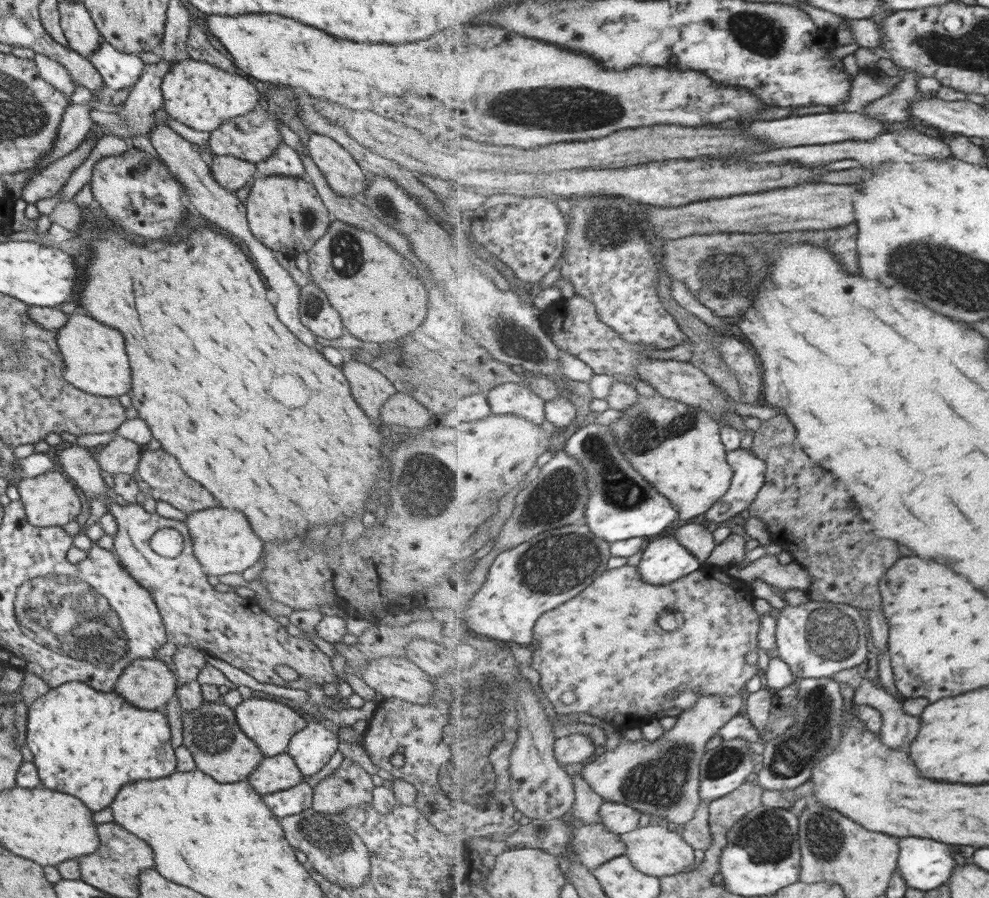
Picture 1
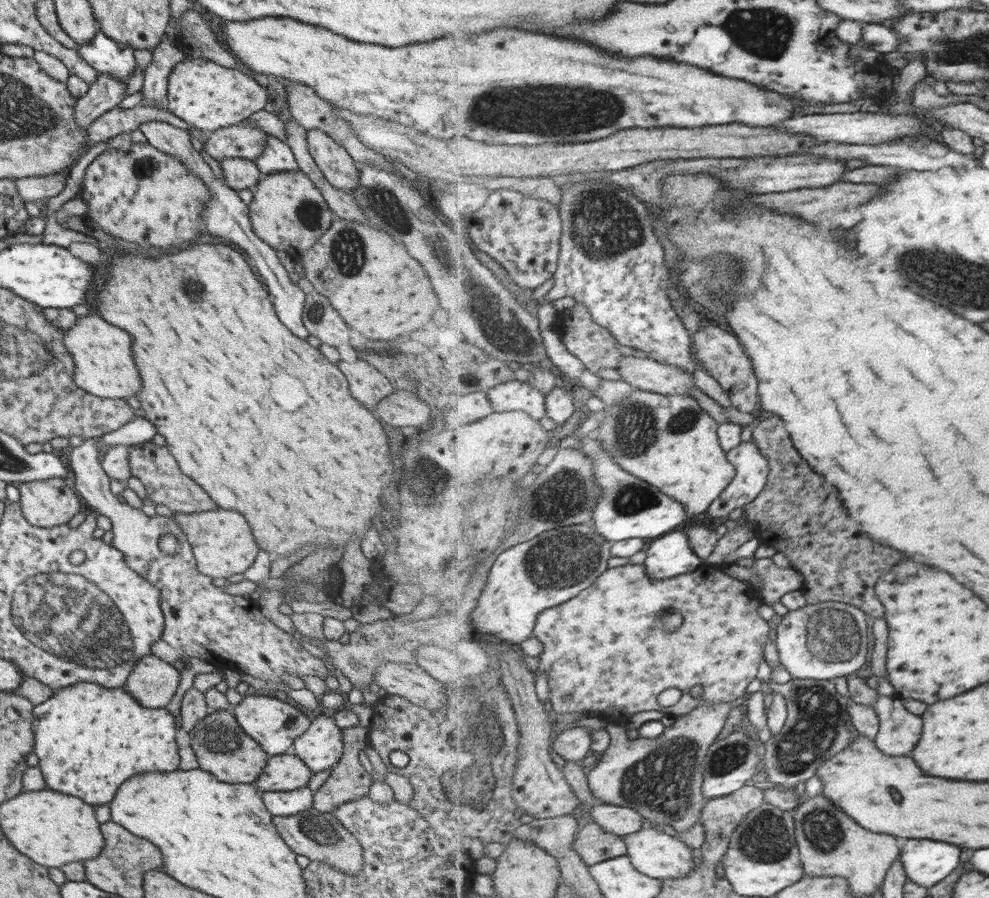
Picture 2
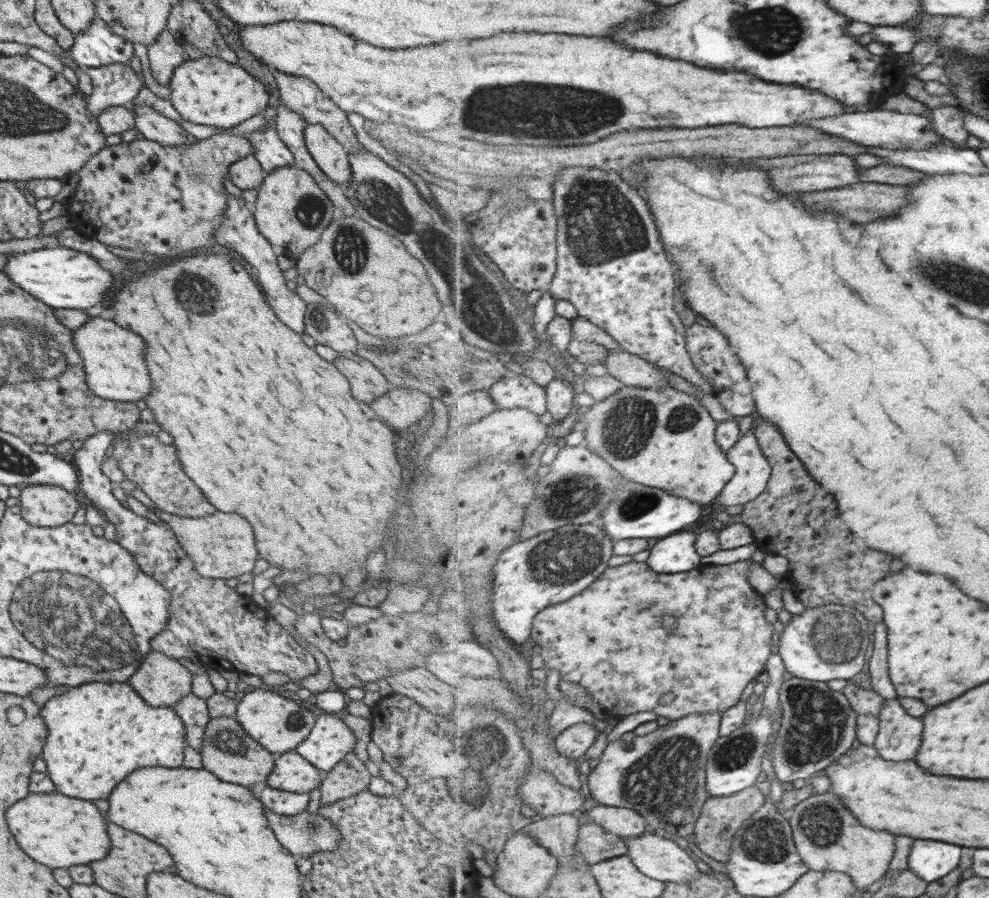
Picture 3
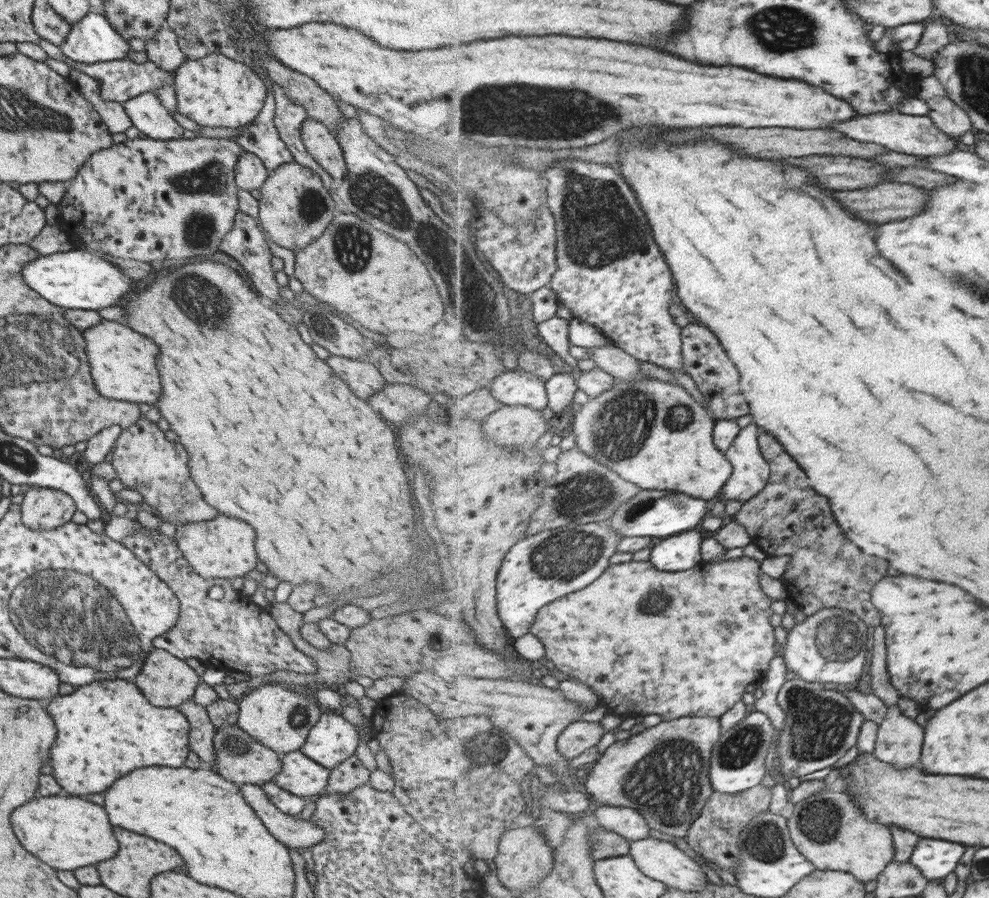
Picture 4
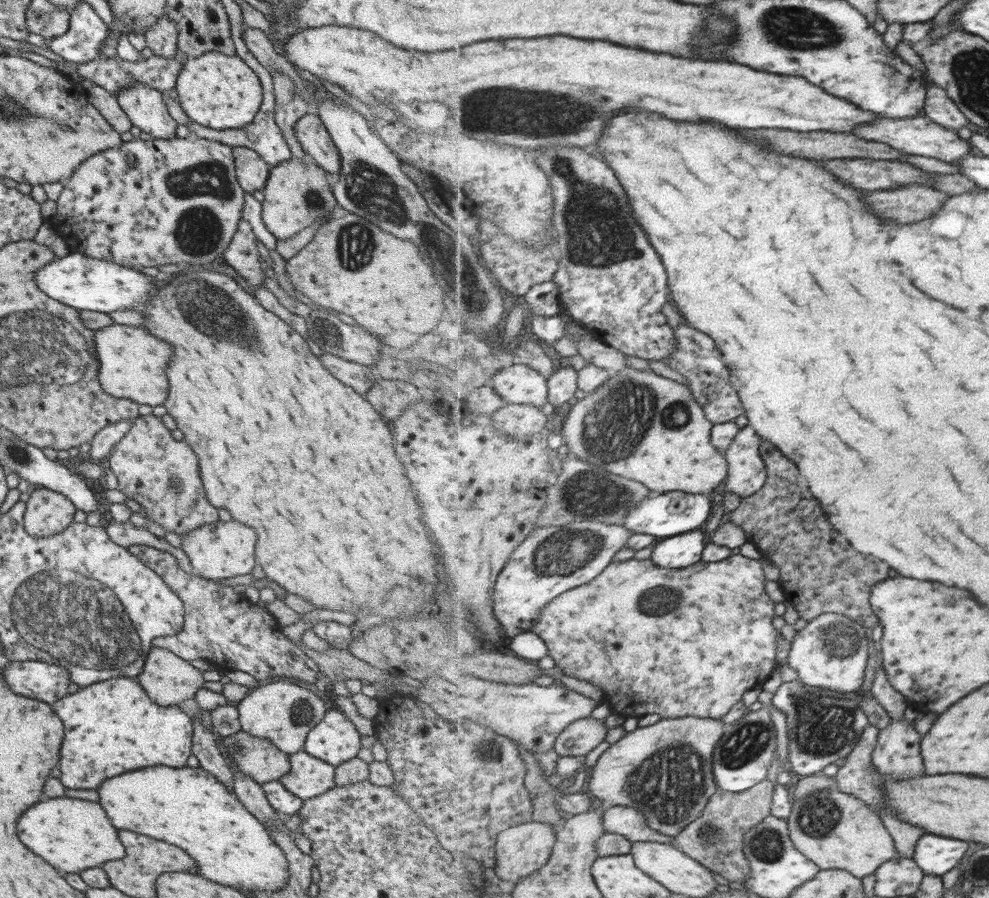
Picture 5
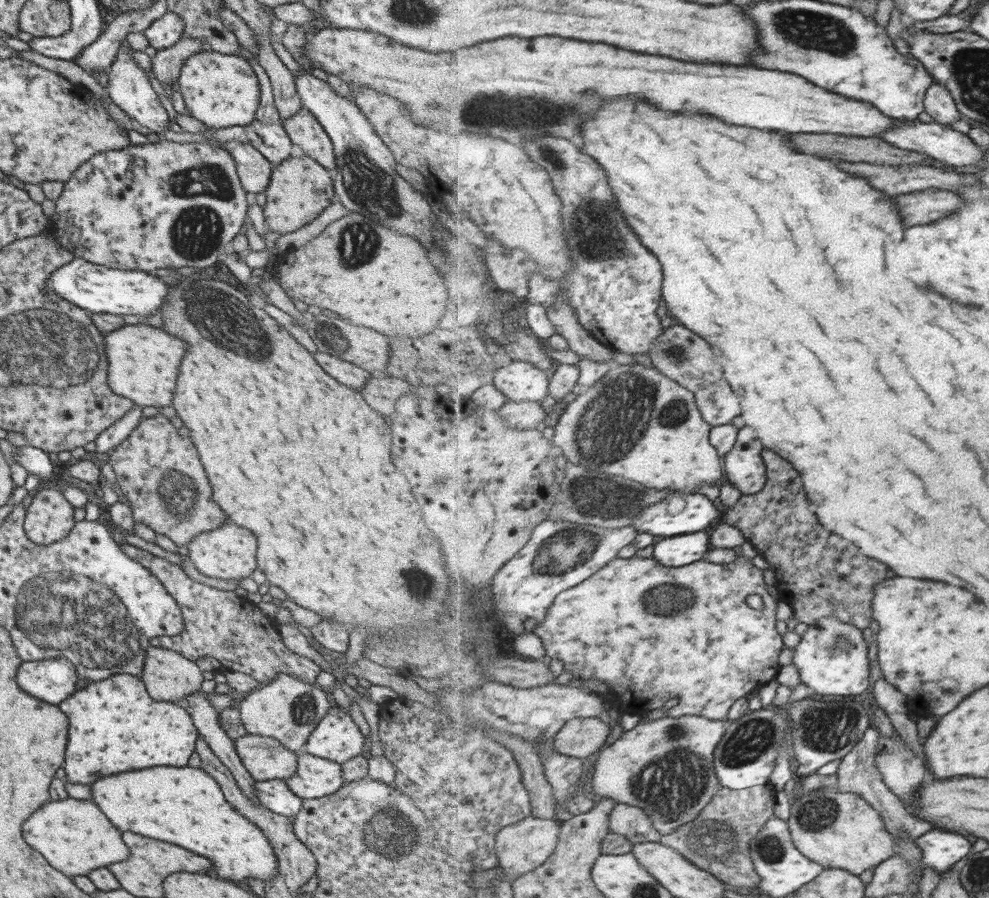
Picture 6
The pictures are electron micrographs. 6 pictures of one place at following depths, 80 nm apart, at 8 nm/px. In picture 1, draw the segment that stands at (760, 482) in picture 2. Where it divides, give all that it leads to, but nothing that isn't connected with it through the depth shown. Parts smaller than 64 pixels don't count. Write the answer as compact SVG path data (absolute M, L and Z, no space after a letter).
M751 448L728 451L728 461L735 470L732 485L725 497L705 514L706 521L724 523L739 514L746 516L765 484L768 463Z

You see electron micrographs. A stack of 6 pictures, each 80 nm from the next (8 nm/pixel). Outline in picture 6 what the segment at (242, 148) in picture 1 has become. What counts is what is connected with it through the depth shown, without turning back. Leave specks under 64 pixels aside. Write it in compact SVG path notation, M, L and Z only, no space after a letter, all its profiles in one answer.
M165 136L158 143L144 143L122 148L122 150L107 150L86 160L67 181L62 183L62 191L59 198L54 200L54 217L50 218L48 230L54 235L65 250L71 251L77 258L82 258L91 264L100 264L107 268L117 270L139 270L144 273L152 273L157 268L183 268L191 266L199 271L209 267L216 267L225 252L229 249L232 237L239 234L244 221L246 220L246 209L248 194L243 190L236 168L231 156L225 148L214 147L209 143L182 143L171 140Z

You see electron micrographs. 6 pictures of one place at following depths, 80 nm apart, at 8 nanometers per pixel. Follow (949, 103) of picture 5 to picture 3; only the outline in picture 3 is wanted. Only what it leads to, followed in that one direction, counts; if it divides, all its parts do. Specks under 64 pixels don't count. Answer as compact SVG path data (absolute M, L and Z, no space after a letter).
M943 105L928 114L934 121L936 131L945 138L947 143L967 149L967 138L970 132L964 123L966 114L959 105Z

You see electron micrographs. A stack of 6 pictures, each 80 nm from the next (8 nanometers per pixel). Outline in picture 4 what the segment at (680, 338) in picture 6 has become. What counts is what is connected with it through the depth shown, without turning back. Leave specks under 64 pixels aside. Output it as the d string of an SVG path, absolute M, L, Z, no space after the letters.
M699 323L682 328L683 355L685 356L685 373L692 377L698 390L708 402L714 418L718 421L737 419L749 413L748 402L740 389L741 373L731 361L725 347L716 337L716 333Z

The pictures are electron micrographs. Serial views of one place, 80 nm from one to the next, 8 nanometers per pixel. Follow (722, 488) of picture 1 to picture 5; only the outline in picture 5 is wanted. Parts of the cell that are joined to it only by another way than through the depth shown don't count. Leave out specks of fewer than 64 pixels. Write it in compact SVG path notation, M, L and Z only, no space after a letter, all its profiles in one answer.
M626 368L619 374L612 374L597 392L587 394L571 406L562 426L561 436L573 456L597 467L607 467L609 472L621 477L643 482L651 490L681 490L709 496L719 484L725 482L725 478L728 478L729 463L726 455L712 443L714 425L713 422L709 422L708 414L709 410L705 410L705 406L697 402L688 386L659 376L651 370L643 372Z

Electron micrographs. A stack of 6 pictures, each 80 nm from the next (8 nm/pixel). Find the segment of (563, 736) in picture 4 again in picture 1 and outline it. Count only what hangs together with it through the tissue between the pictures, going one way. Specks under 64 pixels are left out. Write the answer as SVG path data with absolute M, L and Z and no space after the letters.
M573 733L558 738L554 750L560 763L580 767L583 760L587 760L597 750L597 747L589 736Z

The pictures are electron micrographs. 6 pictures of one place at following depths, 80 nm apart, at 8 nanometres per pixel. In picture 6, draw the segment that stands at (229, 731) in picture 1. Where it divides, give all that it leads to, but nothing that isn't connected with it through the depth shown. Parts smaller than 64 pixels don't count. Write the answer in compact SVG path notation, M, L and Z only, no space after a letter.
M244 734L233 739L235 752L241 759L246 771L254 781L289 778L297 766L297 752L287 750L278 740L271 737Z

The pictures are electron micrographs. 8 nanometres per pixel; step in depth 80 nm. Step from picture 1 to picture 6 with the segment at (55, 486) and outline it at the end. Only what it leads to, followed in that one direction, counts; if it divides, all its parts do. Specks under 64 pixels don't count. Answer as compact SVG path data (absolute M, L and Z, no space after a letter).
M41 486L31 494L31 503L25 510L22 529L25 536L35 544L51 544L61 540L74 525L73 508L61 492L48 486Z

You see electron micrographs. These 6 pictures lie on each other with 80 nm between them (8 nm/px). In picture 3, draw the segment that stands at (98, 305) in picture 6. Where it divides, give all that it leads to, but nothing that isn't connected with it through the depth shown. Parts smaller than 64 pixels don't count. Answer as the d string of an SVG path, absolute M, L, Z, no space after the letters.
M61 246L11 252L4 273L15 286L52 309L82 310L101 304L115 282L113 275L93 261L88 253Z

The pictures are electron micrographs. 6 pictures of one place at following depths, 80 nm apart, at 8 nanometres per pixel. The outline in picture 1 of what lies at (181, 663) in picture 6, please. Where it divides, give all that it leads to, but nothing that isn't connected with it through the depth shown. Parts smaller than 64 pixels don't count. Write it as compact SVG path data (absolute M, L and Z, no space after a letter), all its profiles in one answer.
M156 657L135 659L123 667L114 691L138 709L162 710L174 695L175 682L175 674Z

